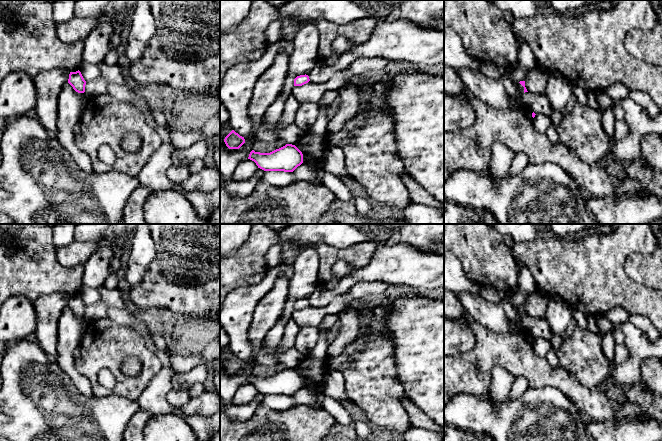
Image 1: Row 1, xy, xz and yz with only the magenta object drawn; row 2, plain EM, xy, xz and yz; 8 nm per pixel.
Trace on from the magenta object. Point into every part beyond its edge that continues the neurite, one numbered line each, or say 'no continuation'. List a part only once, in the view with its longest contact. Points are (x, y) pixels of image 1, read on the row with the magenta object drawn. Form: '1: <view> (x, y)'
no continuation

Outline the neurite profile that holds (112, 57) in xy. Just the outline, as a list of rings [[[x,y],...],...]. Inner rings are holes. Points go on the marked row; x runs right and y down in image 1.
[[[112,49],[107,53],[103,61],[108,65],[117,65],[118,60],[119,56],[117,53],[117,49]]]

